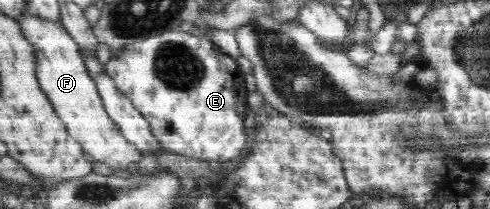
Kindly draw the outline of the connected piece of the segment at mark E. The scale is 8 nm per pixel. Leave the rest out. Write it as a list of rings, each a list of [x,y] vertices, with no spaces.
[[[182,30],[153,33],[149,38],[139,38],[129,43],[105,64],[106,74],[113,78],[122,91],[149,122],[155,139],[167,152],[195,159],[229,162],[238,159],[249,145],[244,130],[244,121],[249,111],[247,87],[240,62],[220,52],[218,47],[205,37]]]

